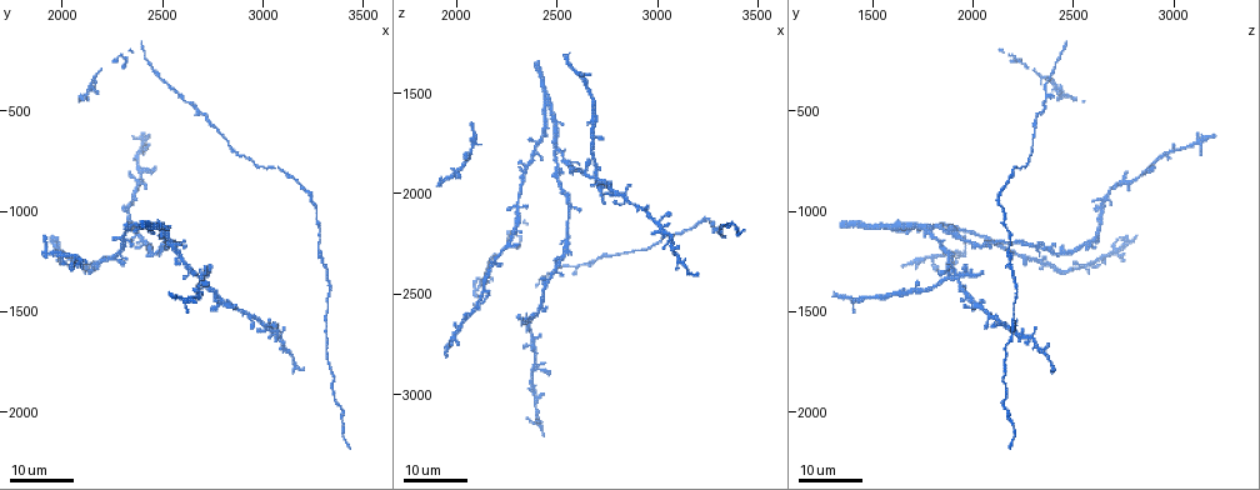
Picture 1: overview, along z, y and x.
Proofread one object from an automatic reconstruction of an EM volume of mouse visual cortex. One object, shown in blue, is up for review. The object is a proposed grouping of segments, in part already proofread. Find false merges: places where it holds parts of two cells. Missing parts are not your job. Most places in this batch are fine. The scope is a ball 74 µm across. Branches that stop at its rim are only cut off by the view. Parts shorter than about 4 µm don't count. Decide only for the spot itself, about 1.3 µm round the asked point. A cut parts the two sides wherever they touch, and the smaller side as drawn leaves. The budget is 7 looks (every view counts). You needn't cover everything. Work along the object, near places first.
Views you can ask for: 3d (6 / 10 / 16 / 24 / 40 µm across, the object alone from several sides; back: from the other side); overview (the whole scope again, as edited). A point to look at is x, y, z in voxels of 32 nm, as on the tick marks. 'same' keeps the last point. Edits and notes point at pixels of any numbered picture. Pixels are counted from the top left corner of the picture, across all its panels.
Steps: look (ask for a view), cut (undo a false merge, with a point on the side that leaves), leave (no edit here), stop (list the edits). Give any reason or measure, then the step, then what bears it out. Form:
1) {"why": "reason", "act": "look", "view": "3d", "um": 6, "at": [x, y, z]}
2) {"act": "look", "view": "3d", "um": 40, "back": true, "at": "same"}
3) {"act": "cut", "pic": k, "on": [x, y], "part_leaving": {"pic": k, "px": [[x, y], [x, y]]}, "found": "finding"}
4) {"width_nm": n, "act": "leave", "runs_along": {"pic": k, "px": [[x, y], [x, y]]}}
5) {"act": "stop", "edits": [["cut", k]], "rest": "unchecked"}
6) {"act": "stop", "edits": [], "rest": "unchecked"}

{"why": "arms part here", "act": "look", "view": "3d", "um": 16, "at": [3090, 1630, 2280]}

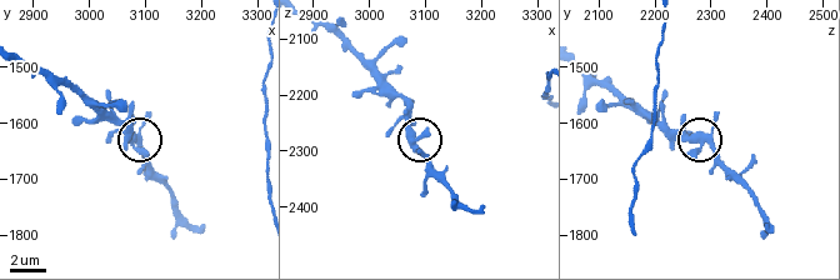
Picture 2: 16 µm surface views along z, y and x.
{"act": "look", "view": "3d", "um": 10, "at": [3085, 1640, 2280]}

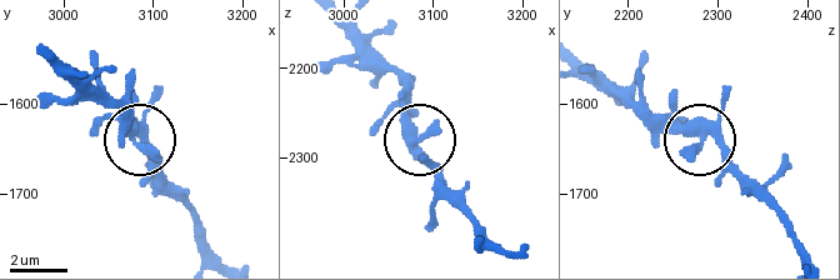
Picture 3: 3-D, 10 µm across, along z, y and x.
{"width_nm": 370, "act": "leave", "found": "one cell here"}

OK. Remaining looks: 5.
{"act": "look", "view": "3d", "um": 16, "at": [3310, 1600, 2200]}

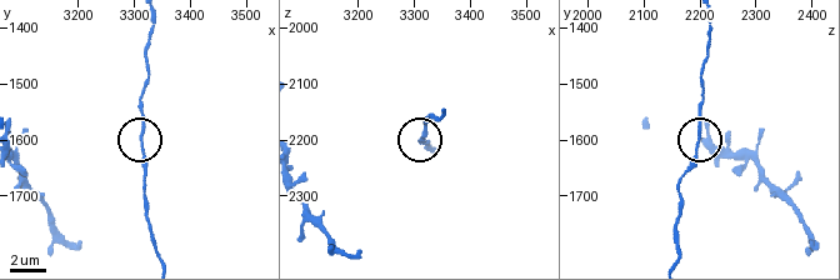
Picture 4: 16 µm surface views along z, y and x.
{"why": "zoom in", "act": "look", "view": "3d", "um": 10, "at": [3315, 1590, 2200]}

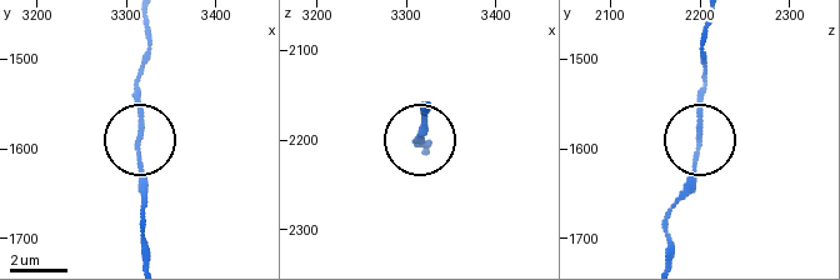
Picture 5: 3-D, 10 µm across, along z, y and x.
{"width_nm": 140, "act": "leave", "found": "continuous, no second cell"}

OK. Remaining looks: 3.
{"why": "narrows sharply", "act": "look", "view": "3d", "um": 16, "at": [2570, 410, 2360]}

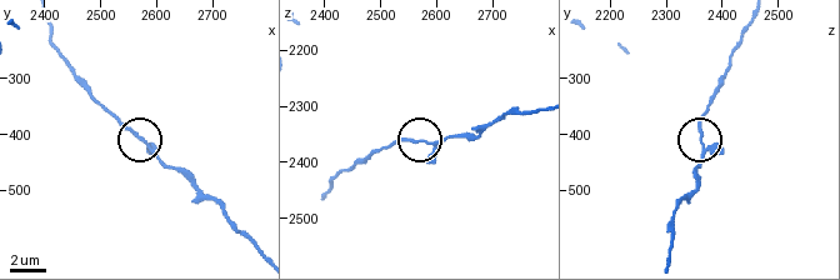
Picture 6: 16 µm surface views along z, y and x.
{"act": "look", "view": "3d", "um": 6, "at": [2565, 405, 2360]}

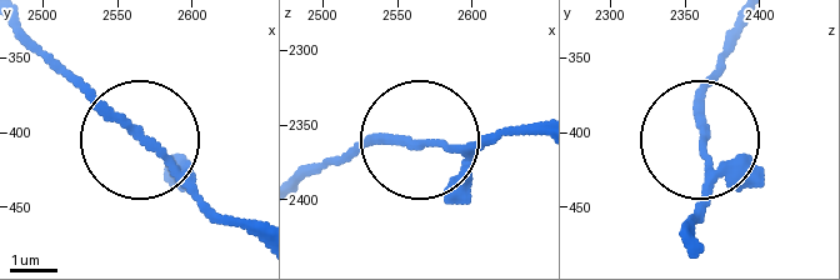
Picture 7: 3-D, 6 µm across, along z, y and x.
{"act": "look", "view": "3d", "um": 6, "back": true, "at": [2568, 404, 2362]}

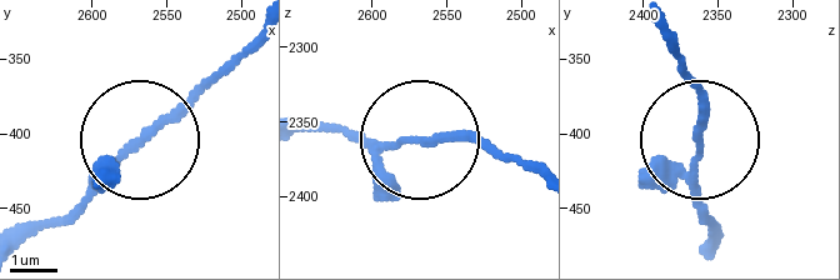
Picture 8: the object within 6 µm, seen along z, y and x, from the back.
{"act": "leave", "runs_along": {"pic": 8, "px": [[306, 130], [505, 154]]}, "found": "continuous, no second cell"}

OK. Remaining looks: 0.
{"act": "stop", "edits": [], "rest": "unchecked"}

